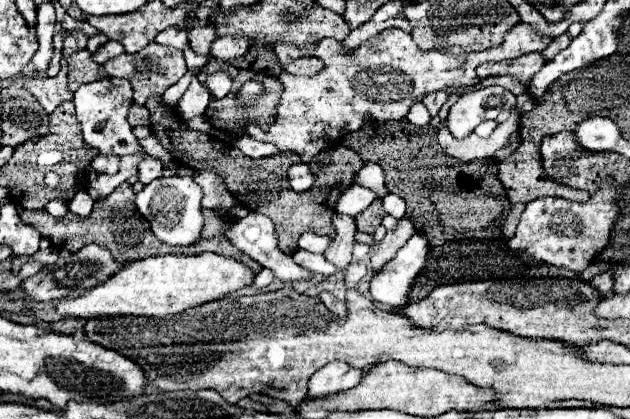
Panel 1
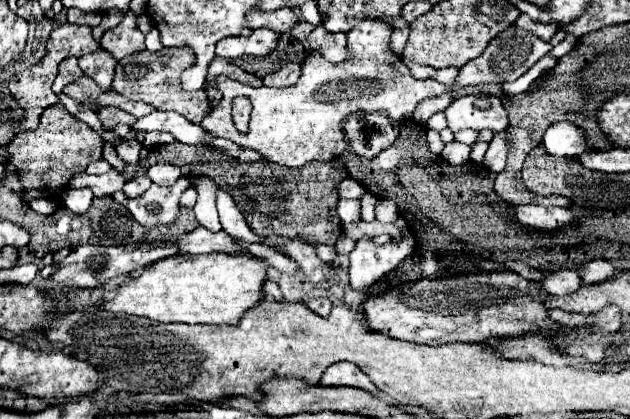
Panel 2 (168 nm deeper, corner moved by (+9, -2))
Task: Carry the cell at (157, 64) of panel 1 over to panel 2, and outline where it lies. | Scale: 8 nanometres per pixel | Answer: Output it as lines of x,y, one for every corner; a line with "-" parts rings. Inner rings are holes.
161,49
159,53
151,51
139,51
133,55
123,57
117,67
115,67
115,79
113,79
113,89
131,99
131,101
143,101
151,103
153,107
161,111
175,111
181,113
185,119
193,123
201,123
201,119
209,113
209,101
207,105
197,105
197,97
181,93
180,77
181,71
187,69
193,63
193,53
191,49

